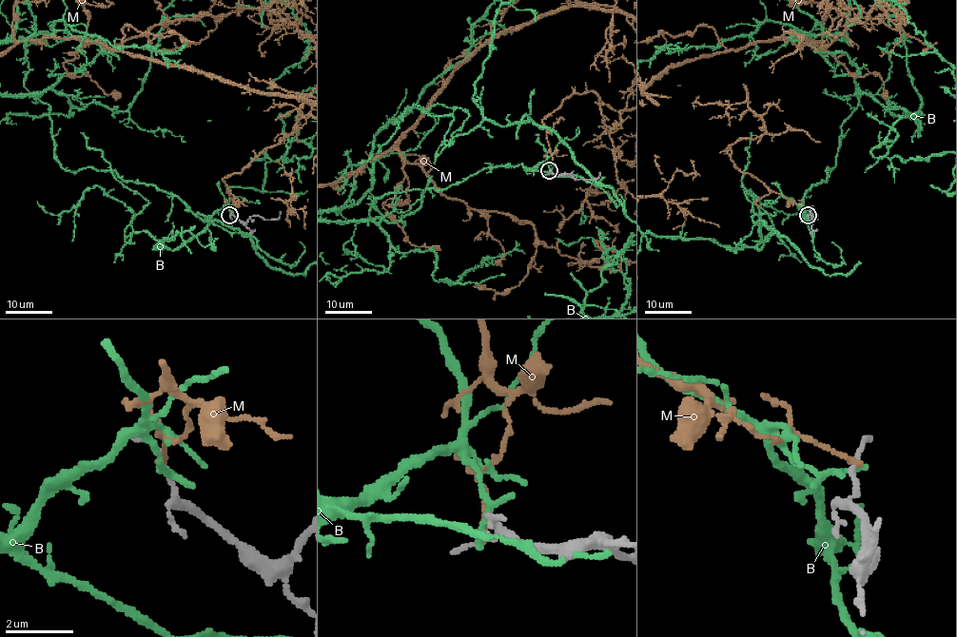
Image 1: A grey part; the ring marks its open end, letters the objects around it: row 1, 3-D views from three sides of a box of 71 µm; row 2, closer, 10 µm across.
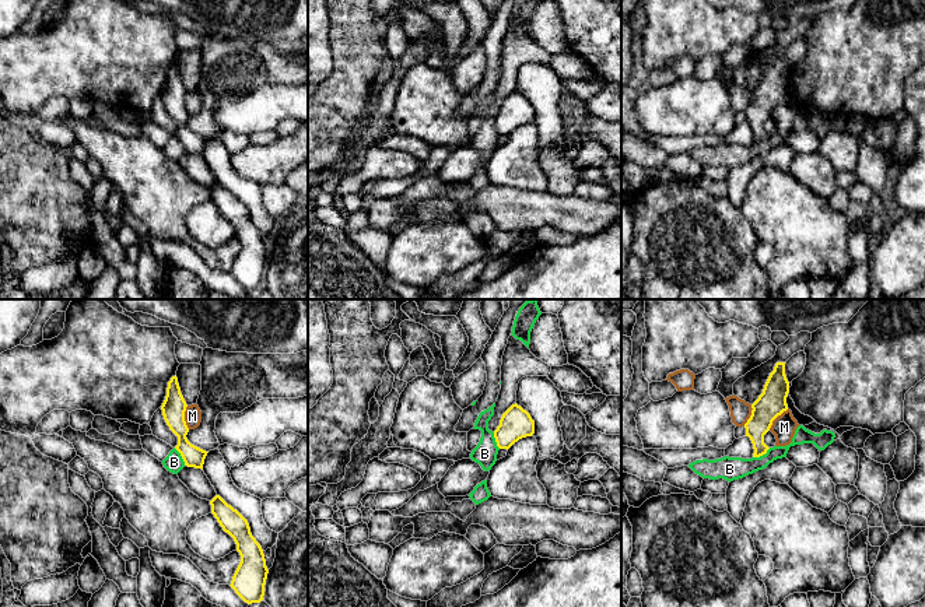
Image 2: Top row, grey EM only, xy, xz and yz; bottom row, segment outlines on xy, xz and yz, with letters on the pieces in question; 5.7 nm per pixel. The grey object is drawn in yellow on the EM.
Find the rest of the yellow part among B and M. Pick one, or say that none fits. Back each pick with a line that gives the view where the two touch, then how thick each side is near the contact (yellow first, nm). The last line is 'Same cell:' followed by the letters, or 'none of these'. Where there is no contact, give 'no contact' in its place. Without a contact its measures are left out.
Same cell: none of these

